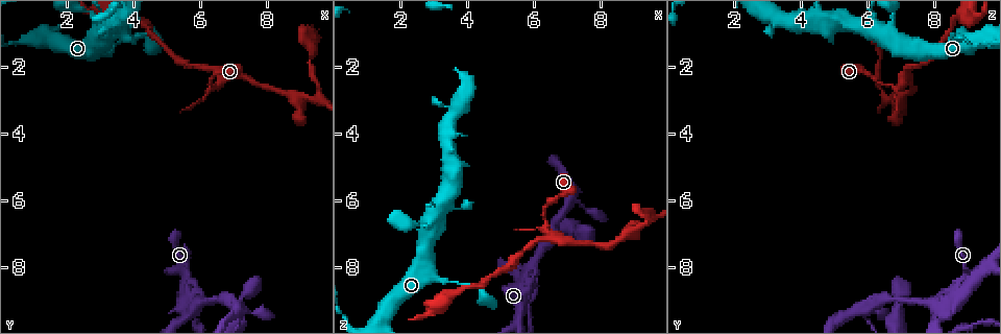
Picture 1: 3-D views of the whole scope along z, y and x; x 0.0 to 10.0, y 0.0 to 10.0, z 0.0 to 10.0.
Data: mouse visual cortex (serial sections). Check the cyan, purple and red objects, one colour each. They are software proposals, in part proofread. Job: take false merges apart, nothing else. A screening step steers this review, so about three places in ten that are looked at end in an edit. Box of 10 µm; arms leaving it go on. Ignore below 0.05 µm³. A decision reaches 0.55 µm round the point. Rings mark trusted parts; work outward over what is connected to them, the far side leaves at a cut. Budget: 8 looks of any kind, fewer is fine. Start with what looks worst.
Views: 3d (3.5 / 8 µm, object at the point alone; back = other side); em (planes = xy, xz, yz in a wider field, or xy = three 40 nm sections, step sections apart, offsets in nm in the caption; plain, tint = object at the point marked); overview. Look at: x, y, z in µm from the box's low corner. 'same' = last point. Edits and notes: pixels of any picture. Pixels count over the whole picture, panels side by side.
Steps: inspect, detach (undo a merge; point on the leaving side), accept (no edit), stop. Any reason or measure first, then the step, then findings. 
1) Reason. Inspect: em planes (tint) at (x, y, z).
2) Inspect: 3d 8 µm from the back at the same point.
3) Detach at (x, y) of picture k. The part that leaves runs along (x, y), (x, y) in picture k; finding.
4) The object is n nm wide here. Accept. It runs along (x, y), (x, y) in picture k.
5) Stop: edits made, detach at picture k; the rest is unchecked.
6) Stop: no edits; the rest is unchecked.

Abrupt turn. Inspect: 3d 3.5 µm at (6.70, 2.25, 7.05).

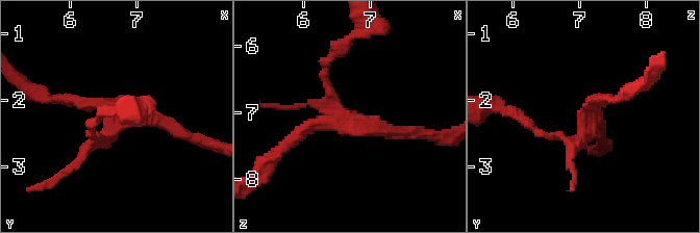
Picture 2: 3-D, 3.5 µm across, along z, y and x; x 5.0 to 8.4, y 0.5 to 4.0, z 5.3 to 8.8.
Inspect: em xy step 5 (tint) at (6.70, 2.35, 7.10).

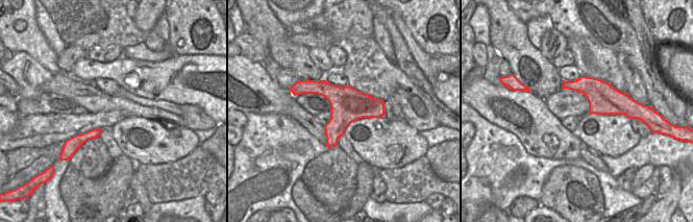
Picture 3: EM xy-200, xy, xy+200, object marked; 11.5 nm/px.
Accept. It runs along (539, 131), (578, 140), (602, 99) in picture 2; all the same cell.

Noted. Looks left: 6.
Abrupt turn. Inspect: 3d 3.5 µm at (8.90, 2.90, 6.95).

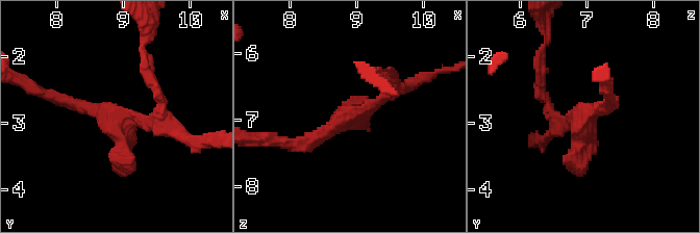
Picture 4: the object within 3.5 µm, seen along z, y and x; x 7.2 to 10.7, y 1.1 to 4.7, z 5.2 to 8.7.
Accept. It runs along (289, 141), (363, 112), (395, 81) in picture 4; all the same cell.

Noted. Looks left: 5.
Sharp bend. Inspect: 3d 3.5 µm at (5.55, 8.70, 9.05).

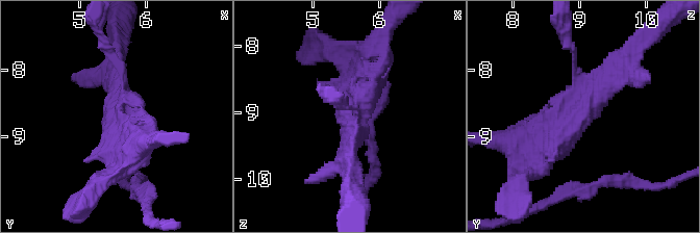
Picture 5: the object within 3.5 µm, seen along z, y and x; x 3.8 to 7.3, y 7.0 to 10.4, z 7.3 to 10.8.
Inspect: em planes (tint) at (5.55, 8.65, 9.05).

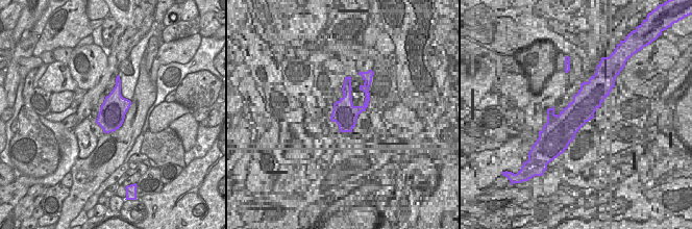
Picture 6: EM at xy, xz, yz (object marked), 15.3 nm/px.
The object is 400 nm wide here. Accept. It runs along (573, 56), (592, 101), (533, 152) in picture 5; one cell here.

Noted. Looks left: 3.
Stop: no edits; the rest is unchecked.

